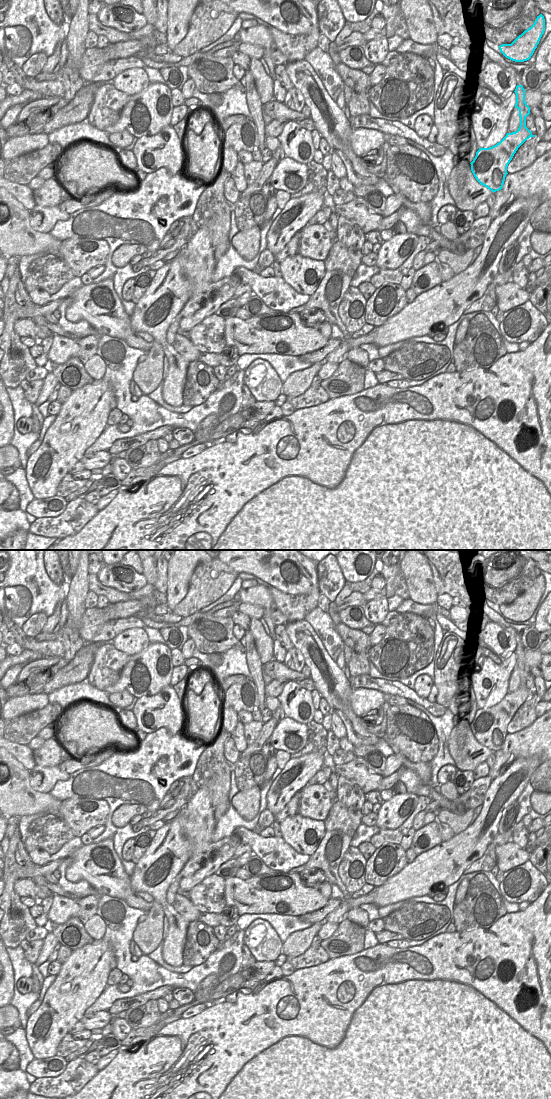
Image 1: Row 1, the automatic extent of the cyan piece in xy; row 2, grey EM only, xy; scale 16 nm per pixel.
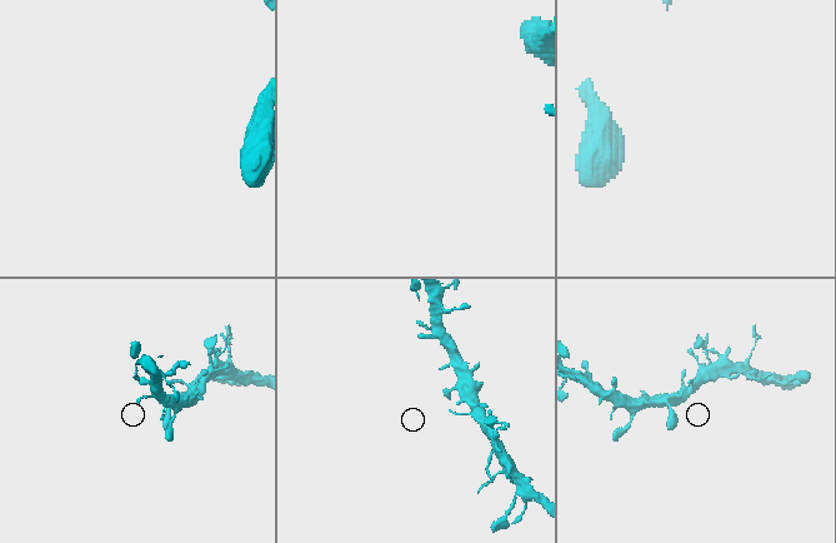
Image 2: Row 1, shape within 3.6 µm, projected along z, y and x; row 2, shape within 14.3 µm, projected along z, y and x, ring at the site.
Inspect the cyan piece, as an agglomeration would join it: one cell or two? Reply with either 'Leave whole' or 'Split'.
Leave whole

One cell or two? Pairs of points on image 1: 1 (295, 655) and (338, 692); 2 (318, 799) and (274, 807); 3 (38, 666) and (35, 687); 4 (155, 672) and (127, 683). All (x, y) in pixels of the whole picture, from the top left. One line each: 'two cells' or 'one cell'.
1: two cells
2: two cells
3: two cells
4: one cell

